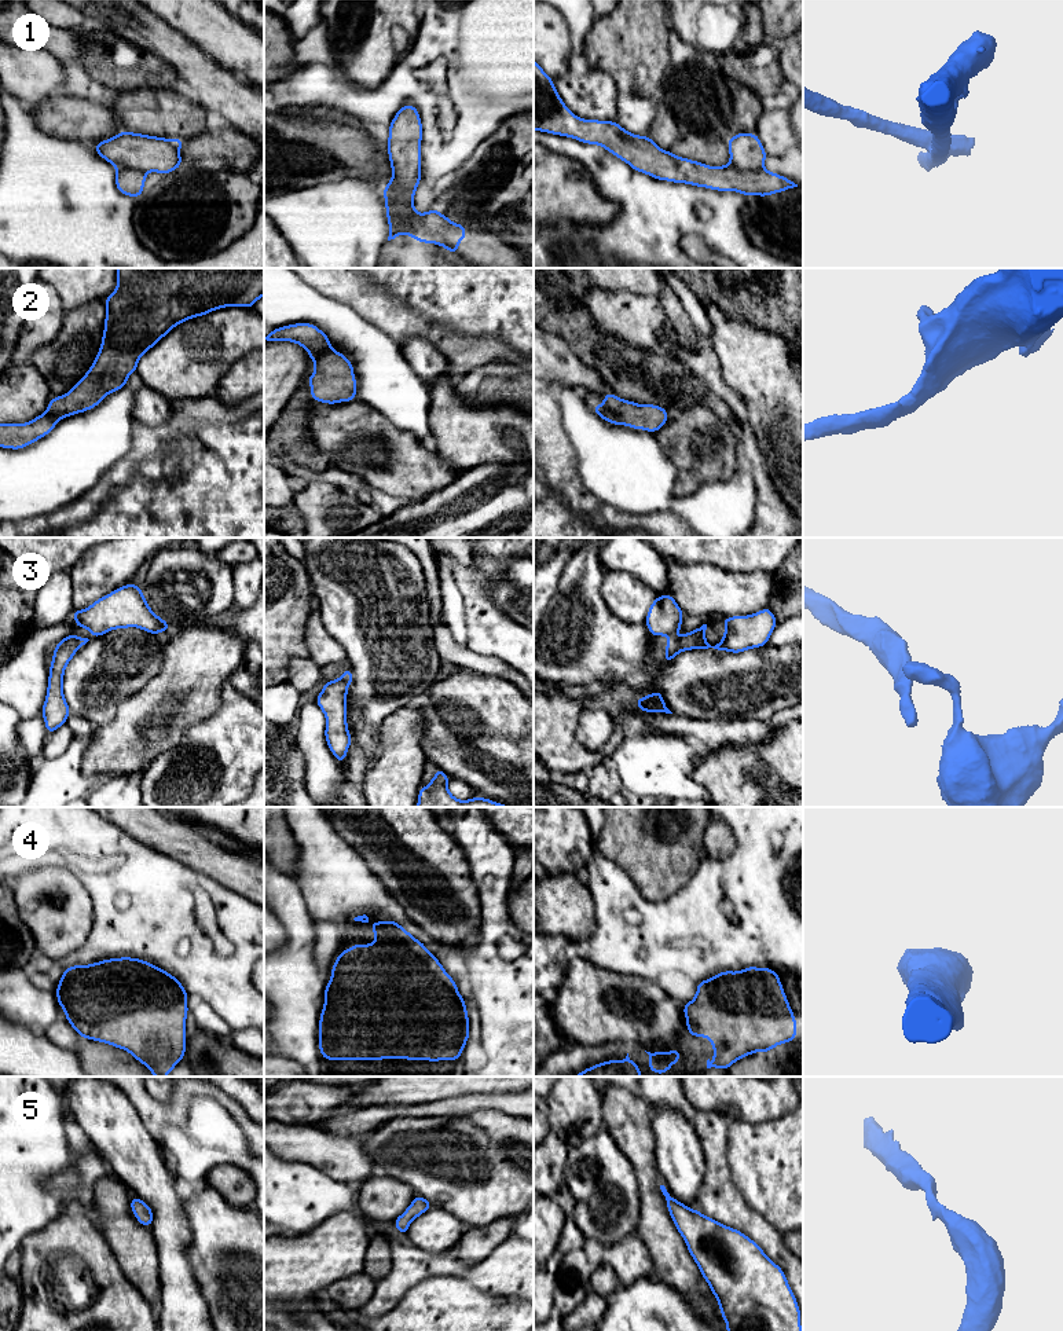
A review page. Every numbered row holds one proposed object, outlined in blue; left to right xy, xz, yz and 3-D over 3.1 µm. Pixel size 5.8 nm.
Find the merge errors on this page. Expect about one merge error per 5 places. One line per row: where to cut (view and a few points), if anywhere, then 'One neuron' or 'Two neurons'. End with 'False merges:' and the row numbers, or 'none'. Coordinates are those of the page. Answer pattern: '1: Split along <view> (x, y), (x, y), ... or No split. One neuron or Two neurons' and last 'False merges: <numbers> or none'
1: Split along xz (411, 205), (409, 224), (418, 239). Two neurons
2: No split. One neuron
3: Split along yz (681, 637), (680, 645), (666, 653). Two neurons
4: No split. One neuron
5: No split. One neuron
False merges: 1, 3

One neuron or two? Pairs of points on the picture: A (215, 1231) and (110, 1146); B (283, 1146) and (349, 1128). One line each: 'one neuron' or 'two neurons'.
A: two neurons
B: two neurons

